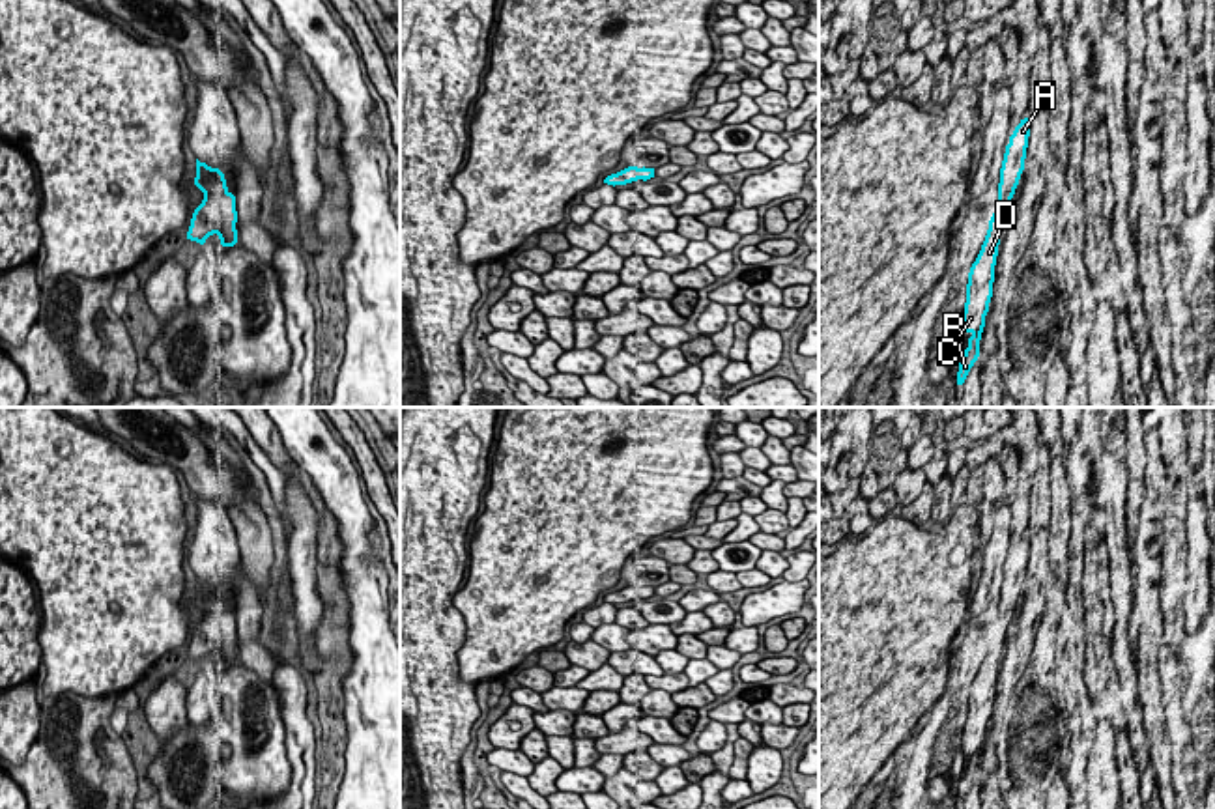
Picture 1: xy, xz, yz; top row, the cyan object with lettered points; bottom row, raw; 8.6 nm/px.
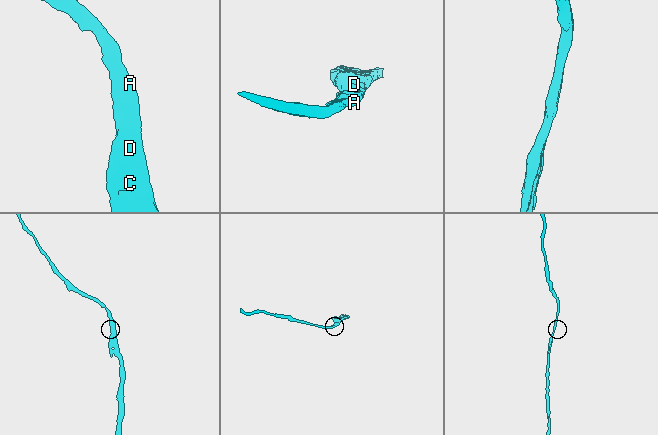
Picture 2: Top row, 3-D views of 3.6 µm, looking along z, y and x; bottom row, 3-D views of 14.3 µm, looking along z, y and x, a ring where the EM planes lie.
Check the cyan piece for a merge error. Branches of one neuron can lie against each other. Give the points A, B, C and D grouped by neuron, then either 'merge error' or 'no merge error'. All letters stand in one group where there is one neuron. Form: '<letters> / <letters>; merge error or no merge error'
A B C D; no merge error

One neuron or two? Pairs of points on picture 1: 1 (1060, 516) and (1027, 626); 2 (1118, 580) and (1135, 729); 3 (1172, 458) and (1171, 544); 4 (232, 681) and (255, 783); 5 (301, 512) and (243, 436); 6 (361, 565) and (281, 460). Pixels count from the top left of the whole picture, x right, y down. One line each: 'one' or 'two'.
1: two
2: one
3: two
4: one
5: two
6: two

